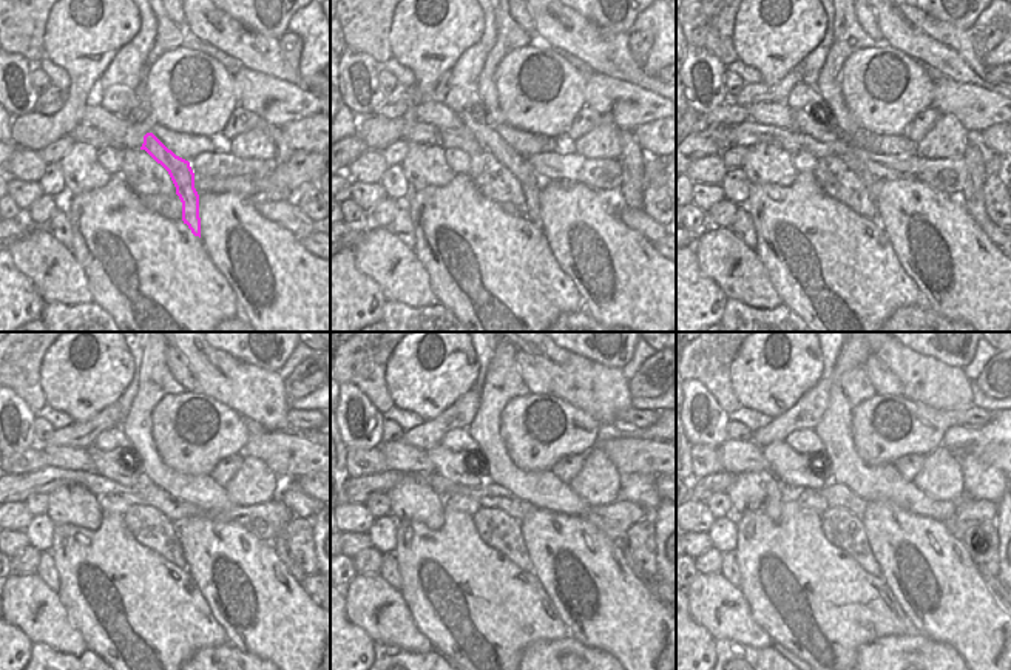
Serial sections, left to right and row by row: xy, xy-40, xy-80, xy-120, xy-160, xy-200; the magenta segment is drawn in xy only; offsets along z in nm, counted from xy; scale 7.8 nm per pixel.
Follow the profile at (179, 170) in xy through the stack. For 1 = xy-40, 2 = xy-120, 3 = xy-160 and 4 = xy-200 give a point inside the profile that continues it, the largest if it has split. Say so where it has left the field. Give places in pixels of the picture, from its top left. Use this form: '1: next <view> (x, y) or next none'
1: next xy-40 (490, 139)
2: next xy-120 (111, 465)
3: next xy-160 (456, 466)
4: next xy-200 (792, 470)

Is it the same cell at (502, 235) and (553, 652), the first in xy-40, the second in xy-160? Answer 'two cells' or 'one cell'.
two cells

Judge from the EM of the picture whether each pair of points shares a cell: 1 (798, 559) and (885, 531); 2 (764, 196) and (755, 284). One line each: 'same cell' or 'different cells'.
1: different cells
2: different cells

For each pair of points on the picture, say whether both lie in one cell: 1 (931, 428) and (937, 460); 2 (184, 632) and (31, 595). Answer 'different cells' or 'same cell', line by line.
1: different cells
2: different cells

